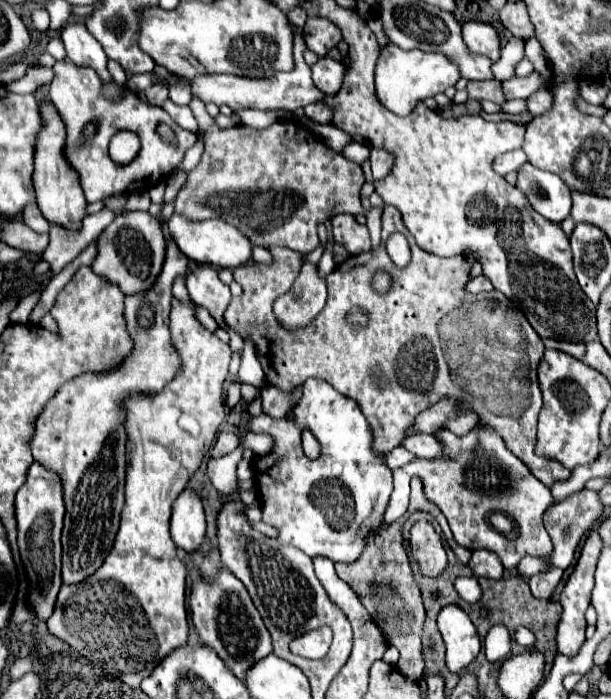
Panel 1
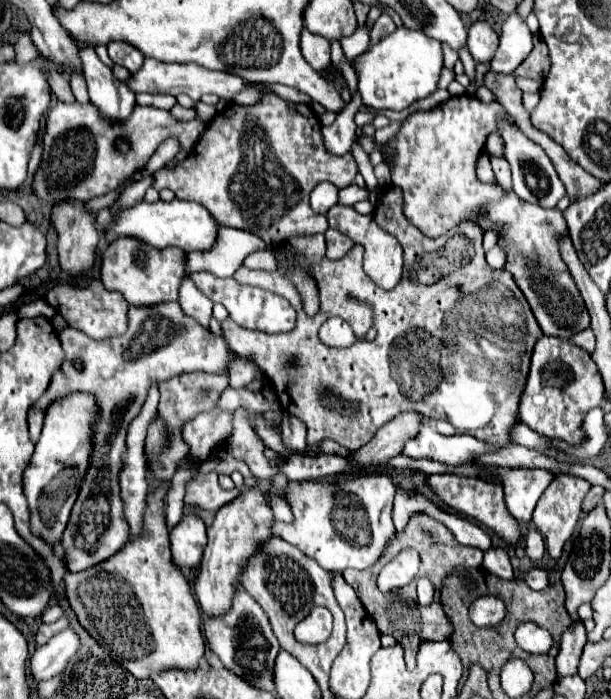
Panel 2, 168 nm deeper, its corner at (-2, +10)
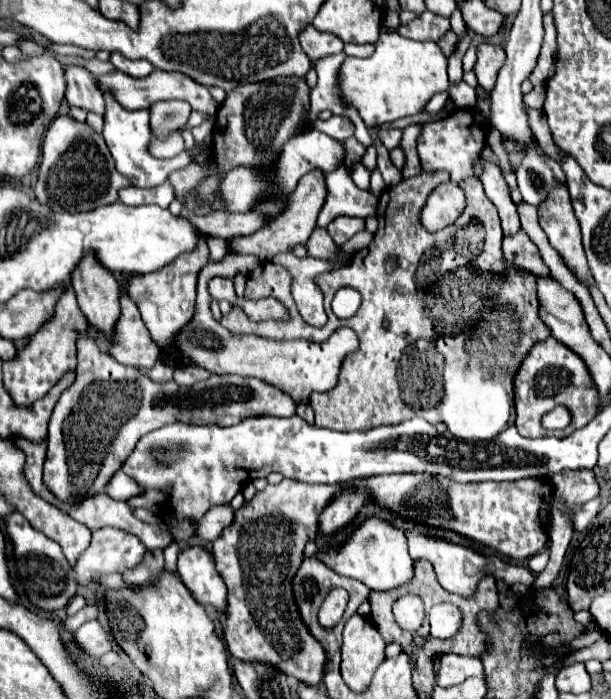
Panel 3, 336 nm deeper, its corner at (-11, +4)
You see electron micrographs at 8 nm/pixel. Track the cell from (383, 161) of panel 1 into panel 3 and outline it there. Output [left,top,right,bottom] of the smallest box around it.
[368,168,386,197]

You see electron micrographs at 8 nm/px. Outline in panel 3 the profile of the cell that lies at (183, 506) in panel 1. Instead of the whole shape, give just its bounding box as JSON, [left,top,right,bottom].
[178,546,226,612]

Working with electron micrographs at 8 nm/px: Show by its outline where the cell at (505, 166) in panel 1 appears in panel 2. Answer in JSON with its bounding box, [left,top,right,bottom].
[485,134,503,156]

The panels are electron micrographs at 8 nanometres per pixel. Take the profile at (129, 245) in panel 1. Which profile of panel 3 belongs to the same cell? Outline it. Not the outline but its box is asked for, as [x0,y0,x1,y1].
[126,246,208,350]

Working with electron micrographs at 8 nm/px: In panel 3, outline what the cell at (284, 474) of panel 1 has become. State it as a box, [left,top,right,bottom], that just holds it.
[316,516,414,590]

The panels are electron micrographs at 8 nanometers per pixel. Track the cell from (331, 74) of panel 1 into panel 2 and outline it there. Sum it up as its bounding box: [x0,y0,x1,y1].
[301,28,331,70]

